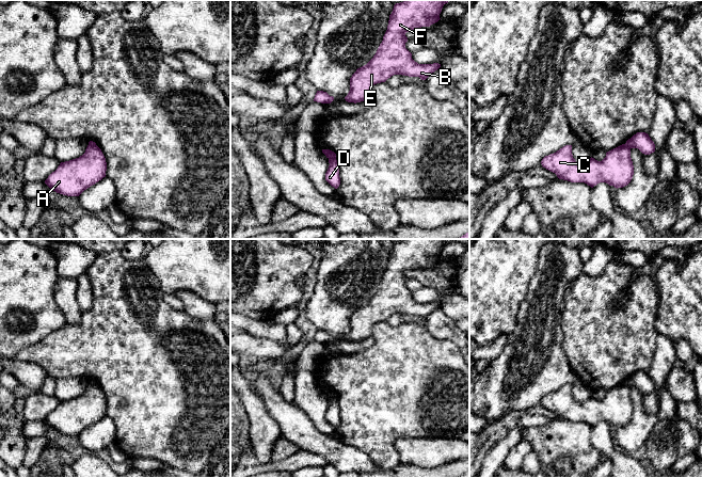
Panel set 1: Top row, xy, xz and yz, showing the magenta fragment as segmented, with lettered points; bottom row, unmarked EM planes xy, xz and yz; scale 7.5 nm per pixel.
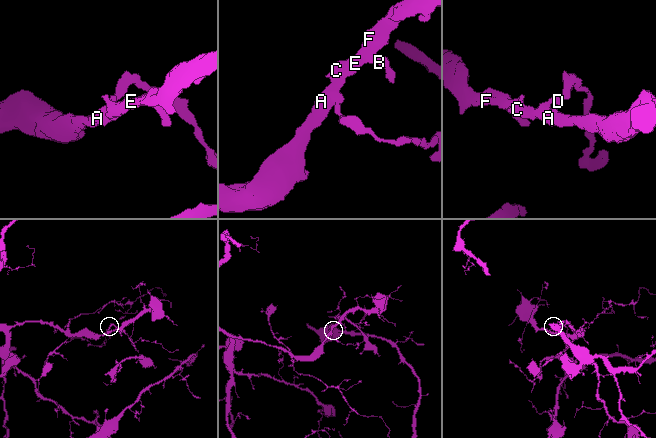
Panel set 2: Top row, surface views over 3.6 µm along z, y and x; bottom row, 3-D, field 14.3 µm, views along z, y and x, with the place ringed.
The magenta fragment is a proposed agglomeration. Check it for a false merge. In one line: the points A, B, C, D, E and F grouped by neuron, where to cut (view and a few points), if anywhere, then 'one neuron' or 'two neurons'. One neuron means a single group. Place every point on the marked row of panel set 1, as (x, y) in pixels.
A B C E F / D | xz (329, 157), (335, 158) | two neurons

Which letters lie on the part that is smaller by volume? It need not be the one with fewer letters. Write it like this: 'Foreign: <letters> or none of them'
Foreign: D

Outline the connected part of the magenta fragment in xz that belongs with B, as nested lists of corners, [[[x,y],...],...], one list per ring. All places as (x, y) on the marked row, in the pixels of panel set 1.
[[[404,0],[396,3],[389,15],[387,30],[373,58],[356,69],[350,78],[348,102],[361,102],[371,97],[374,84],[394,75],[419,77],[426,80],[441,64],[418,64],[405,48],[405,33],[437,22],[443,6],[449,0]]]

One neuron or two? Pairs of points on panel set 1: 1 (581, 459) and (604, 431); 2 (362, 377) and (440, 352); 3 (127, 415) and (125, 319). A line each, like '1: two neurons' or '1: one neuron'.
1: two neurons
2: one neuron
3: one neuron

